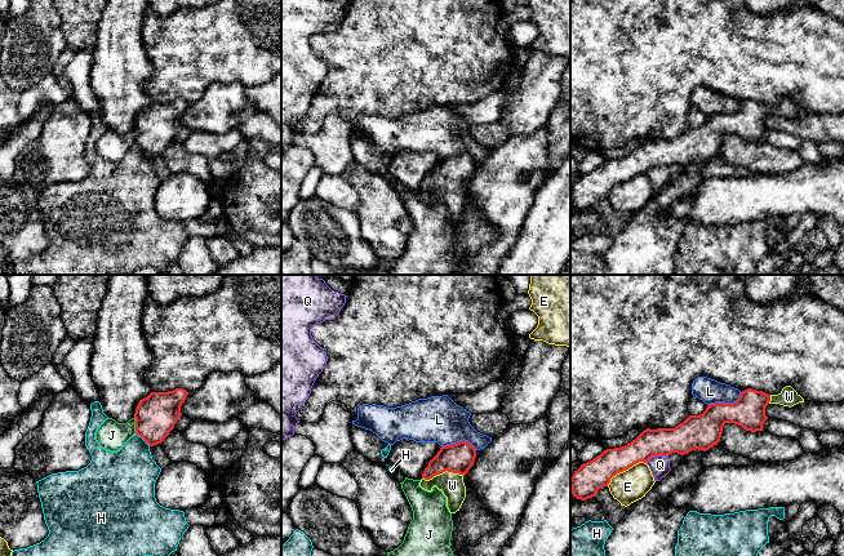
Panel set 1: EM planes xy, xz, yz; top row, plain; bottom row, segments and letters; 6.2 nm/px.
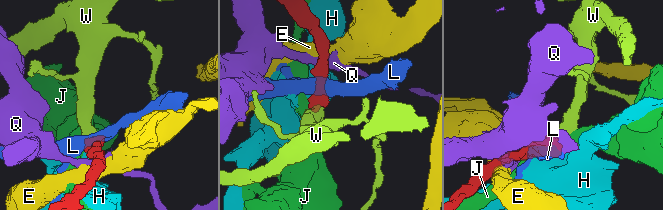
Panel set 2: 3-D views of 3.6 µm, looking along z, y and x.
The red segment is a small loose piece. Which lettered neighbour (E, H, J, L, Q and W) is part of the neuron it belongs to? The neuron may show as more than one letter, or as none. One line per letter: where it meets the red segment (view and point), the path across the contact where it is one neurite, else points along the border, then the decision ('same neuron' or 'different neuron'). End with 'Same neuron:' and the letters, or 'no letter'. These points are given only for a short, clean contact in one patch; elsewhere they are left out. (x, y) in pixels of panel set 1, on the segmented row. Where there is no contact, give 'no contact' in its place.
E: contact yz (625, 470); different neuron
H: contact xy (143, 439); different neuron
J: contact xy (136, 425); different neuron
L: contact yz (724, 403); border yz (741, 392), (732, 403), (710, 403), (707, 405); different neuron
Q: contact yz (656, 454); border yz (667, 454), (652, 456), (645, 462); different neuron
W: contact xz (443, 471); way xz (458, 458), (443, 471), (452, 485); same neuron
Same neuron: W

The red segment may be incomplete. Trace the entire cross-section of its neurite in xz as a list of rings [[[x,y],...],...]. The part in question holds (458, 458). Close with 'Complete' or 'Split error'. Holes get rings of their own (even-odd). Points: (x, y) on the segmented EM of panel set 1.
[[[468,441],[441,446],[425,468],[419,486],[427,491],[436,486],[447,497],[449,512],[456,513],[466,498],[463,476],[475,458],[476,449]]]. Split error

